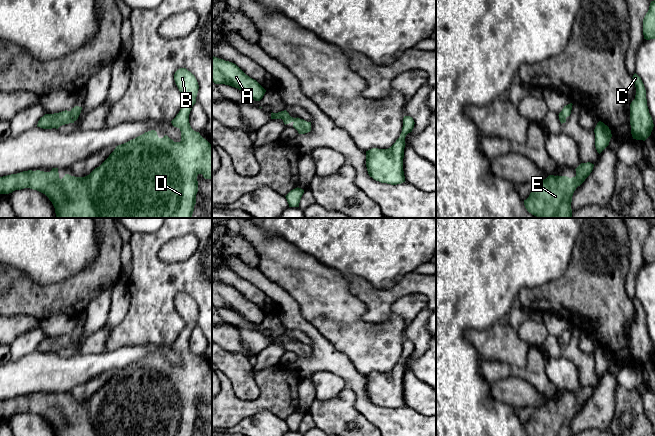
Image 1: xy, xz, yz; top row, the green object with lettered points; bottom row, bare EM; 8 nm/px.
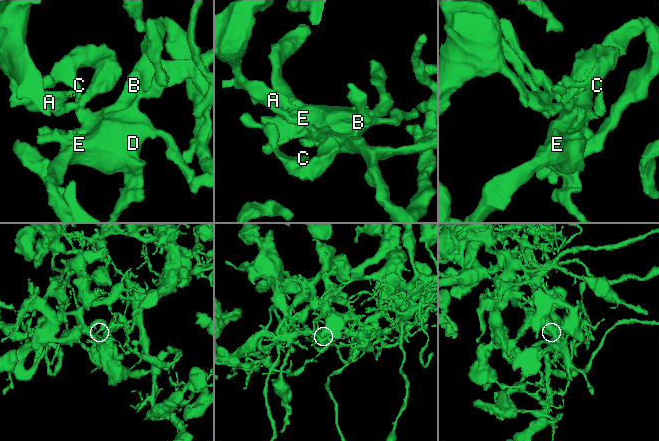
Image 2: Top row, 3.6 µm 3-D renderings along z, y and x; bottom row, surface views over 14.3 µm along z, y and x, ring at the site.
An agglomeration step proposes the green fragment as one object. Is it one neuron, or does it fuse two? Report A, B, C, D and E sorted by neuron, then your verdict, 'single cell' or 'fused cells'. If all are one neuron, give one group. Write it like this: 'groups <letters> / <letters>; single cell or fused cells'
groups A B C D E; single cell

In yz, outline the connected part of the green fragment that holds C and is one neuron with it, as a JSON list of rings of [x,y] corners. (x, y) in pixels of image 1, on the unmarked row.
[[[636,297],[632,302],[636,311],[636,319],[630,328],[631,358],[633,363],[645,365],[651,359],[654,348],[647,330],[644,308]]]

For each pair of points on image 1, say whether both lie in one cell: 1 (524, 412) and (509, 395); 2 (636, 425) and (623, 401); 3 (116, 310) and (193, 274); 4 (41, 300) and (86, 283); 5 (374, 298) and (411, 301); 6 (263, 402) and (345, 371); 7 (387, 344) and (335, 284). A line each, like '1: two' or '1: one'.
1: two
2: one
3: two
4: one
5: two
6: two
7: one

